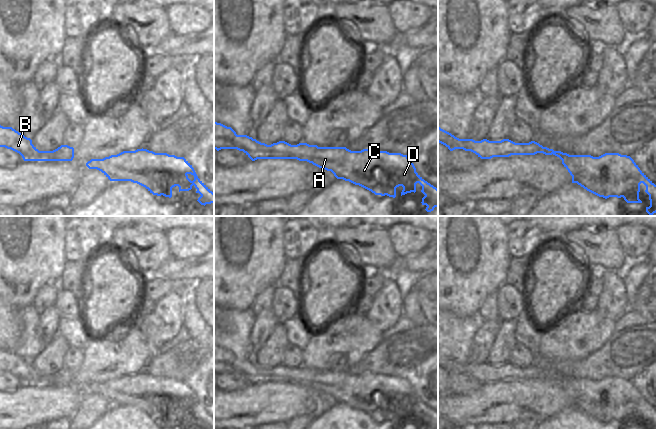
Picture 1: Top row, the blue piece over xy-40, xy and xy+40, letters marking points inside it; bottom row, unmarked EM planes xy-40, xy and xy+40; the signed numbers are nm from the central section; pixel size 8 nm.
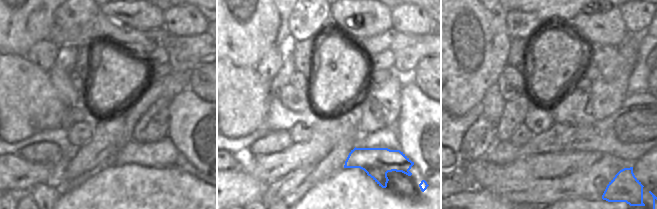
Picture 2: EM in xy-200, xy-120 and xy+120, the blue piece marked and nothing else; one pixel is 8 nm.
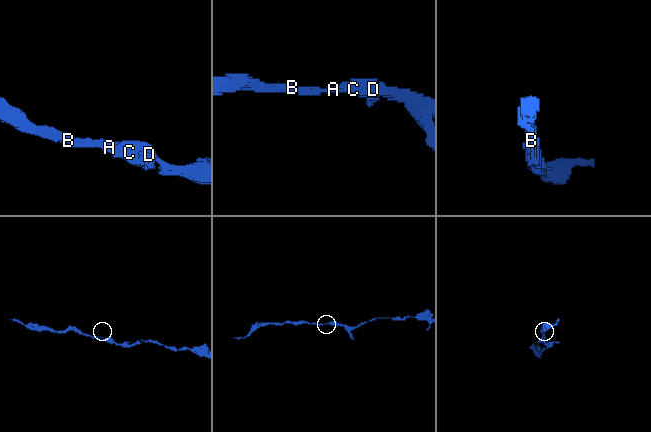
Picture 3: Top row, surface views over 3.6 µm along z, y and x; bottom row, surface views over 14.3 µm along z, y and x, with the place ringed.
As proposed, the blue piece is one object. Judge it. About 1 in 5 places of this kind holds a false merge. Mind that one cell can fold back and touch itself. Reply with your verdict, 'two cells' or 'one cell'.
one cell

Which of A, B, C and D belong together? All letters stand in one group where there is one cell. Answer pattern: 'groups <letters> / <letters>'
groups A B C D

